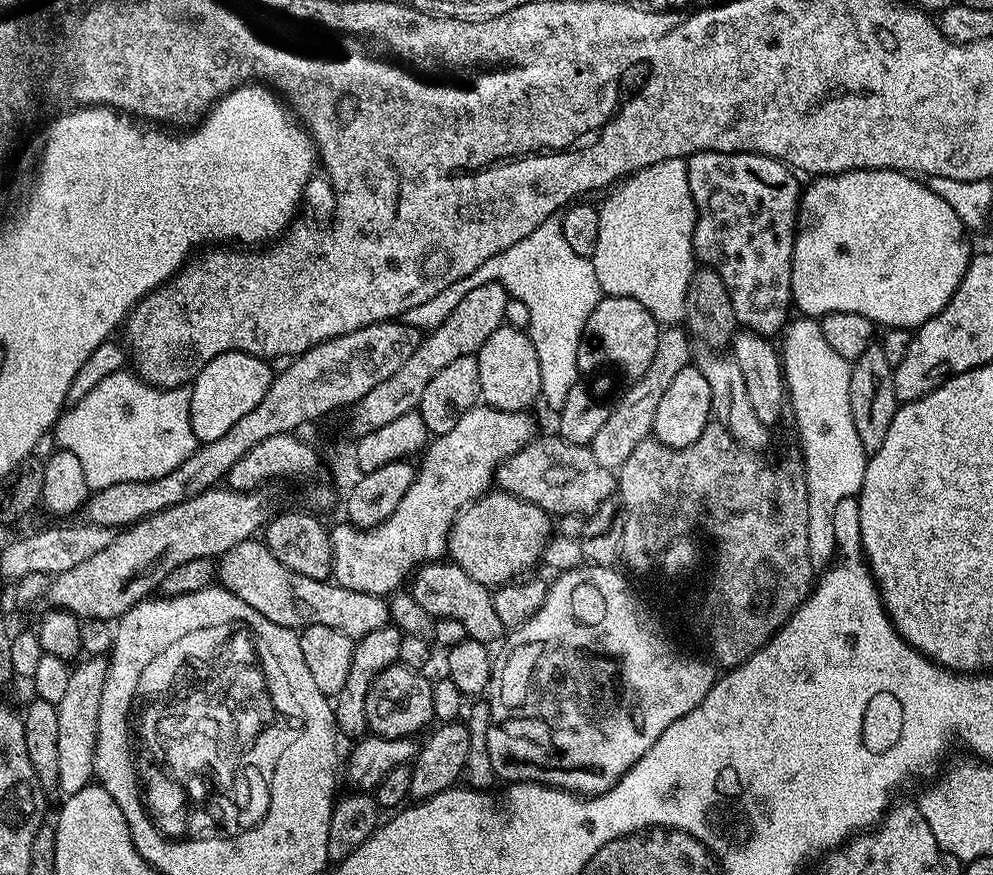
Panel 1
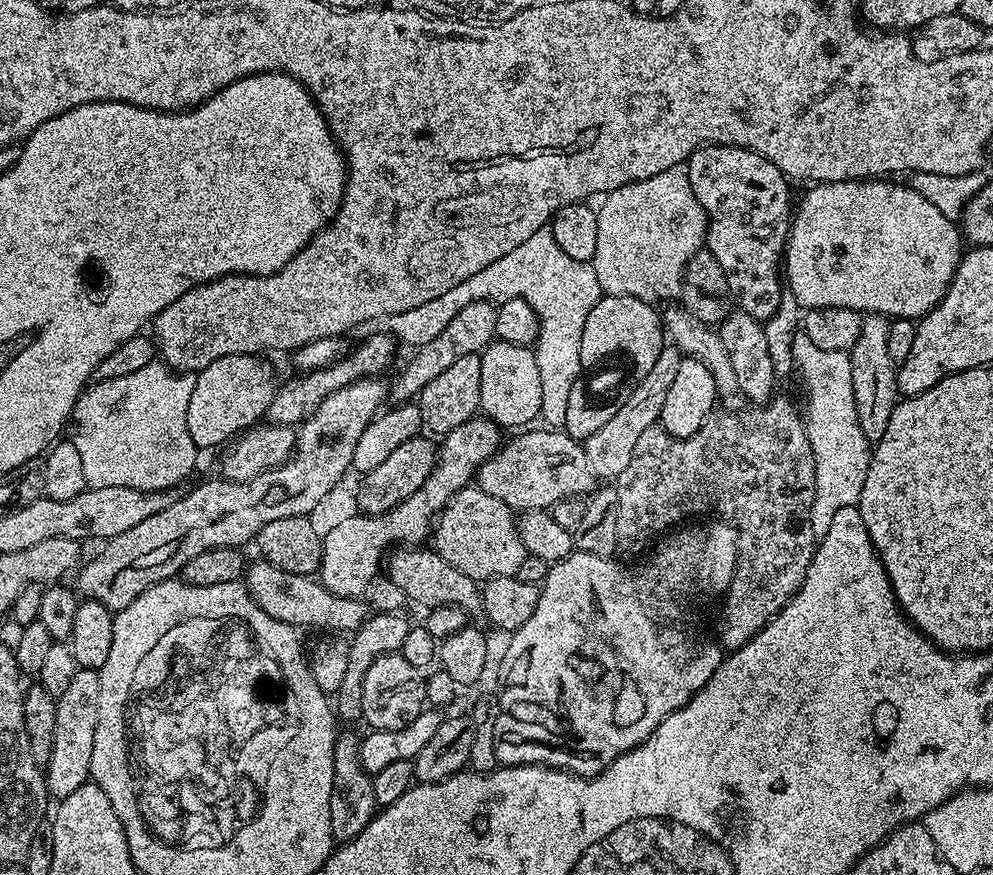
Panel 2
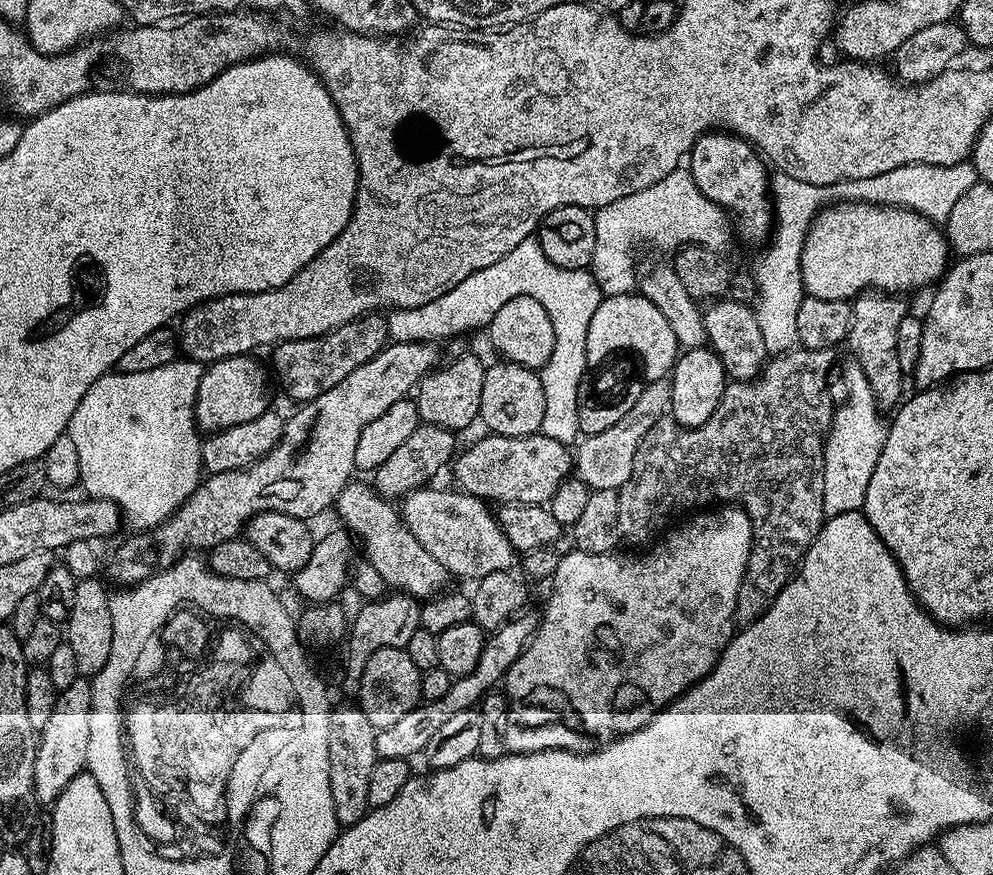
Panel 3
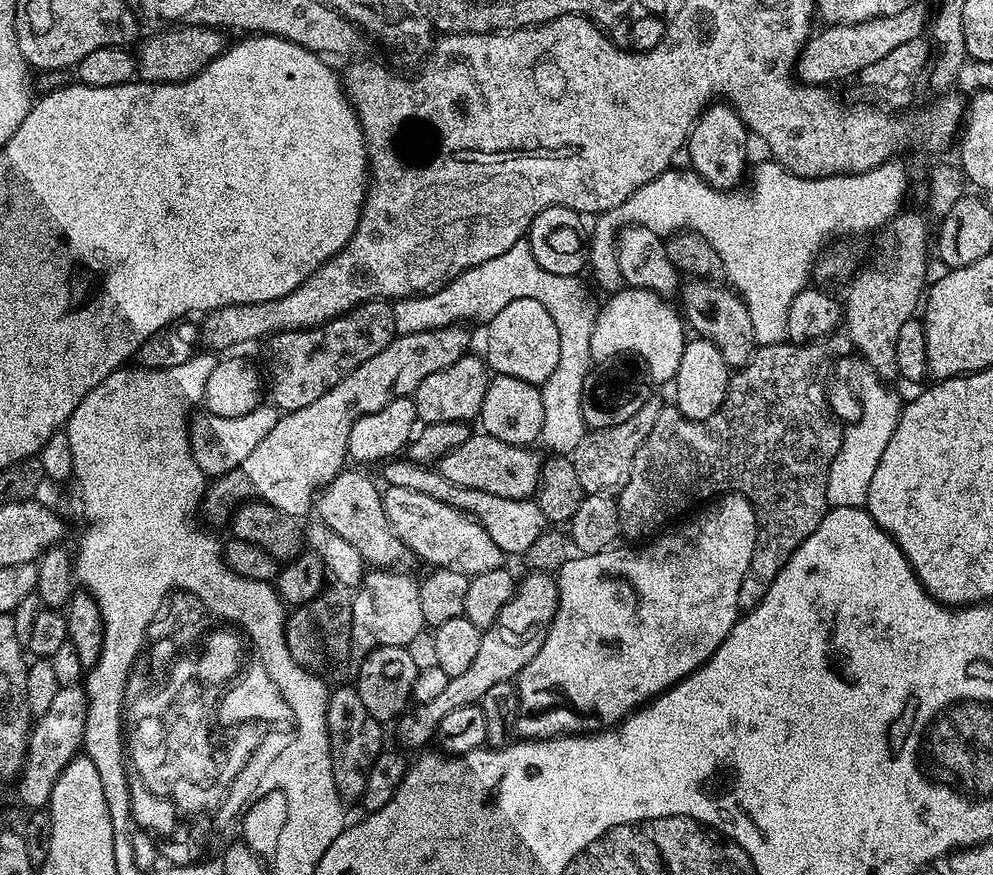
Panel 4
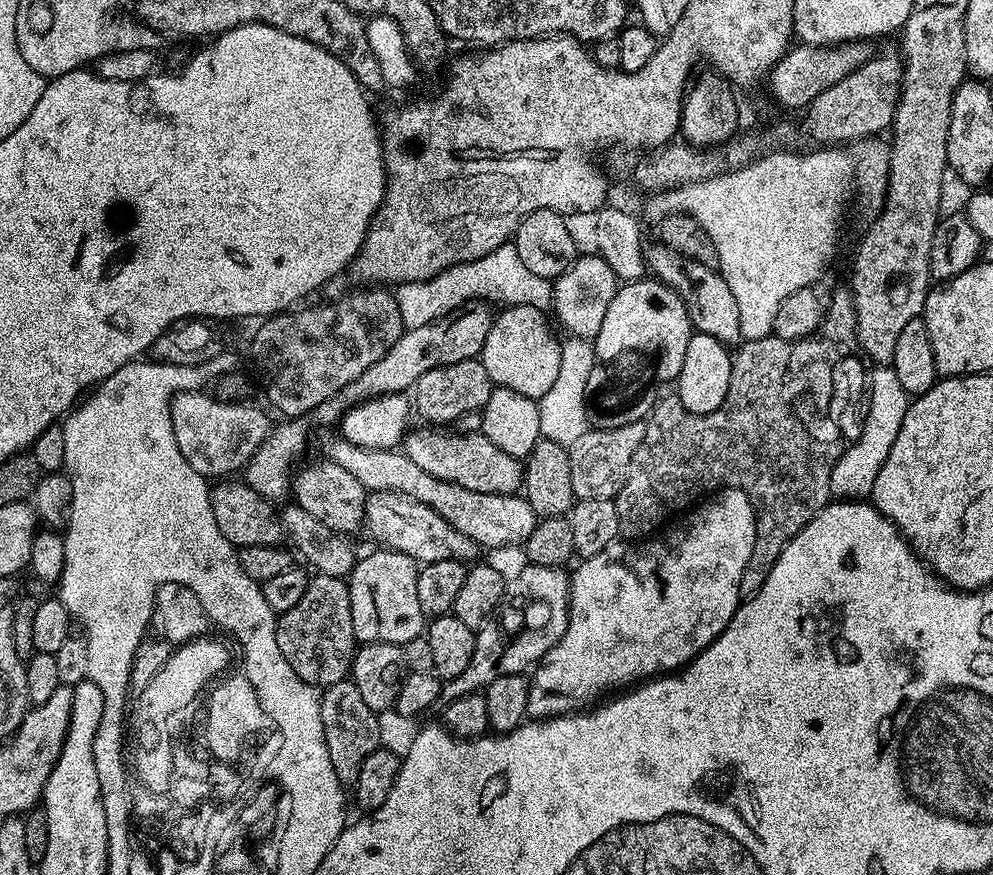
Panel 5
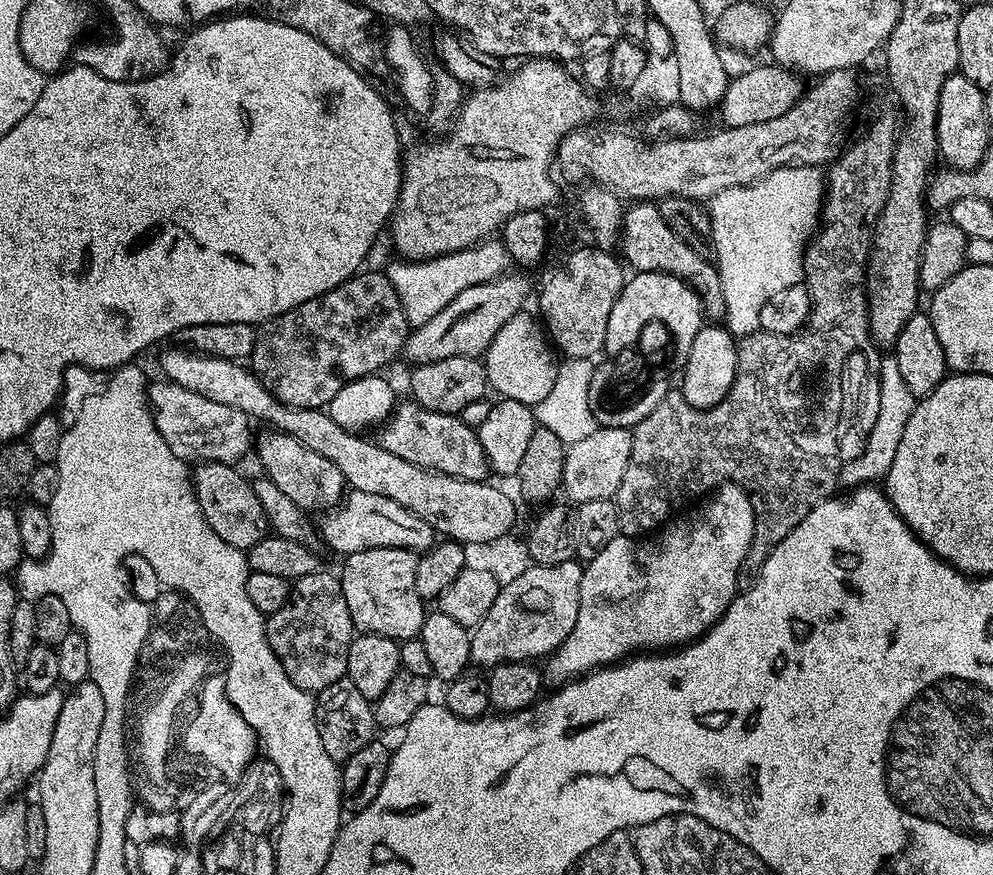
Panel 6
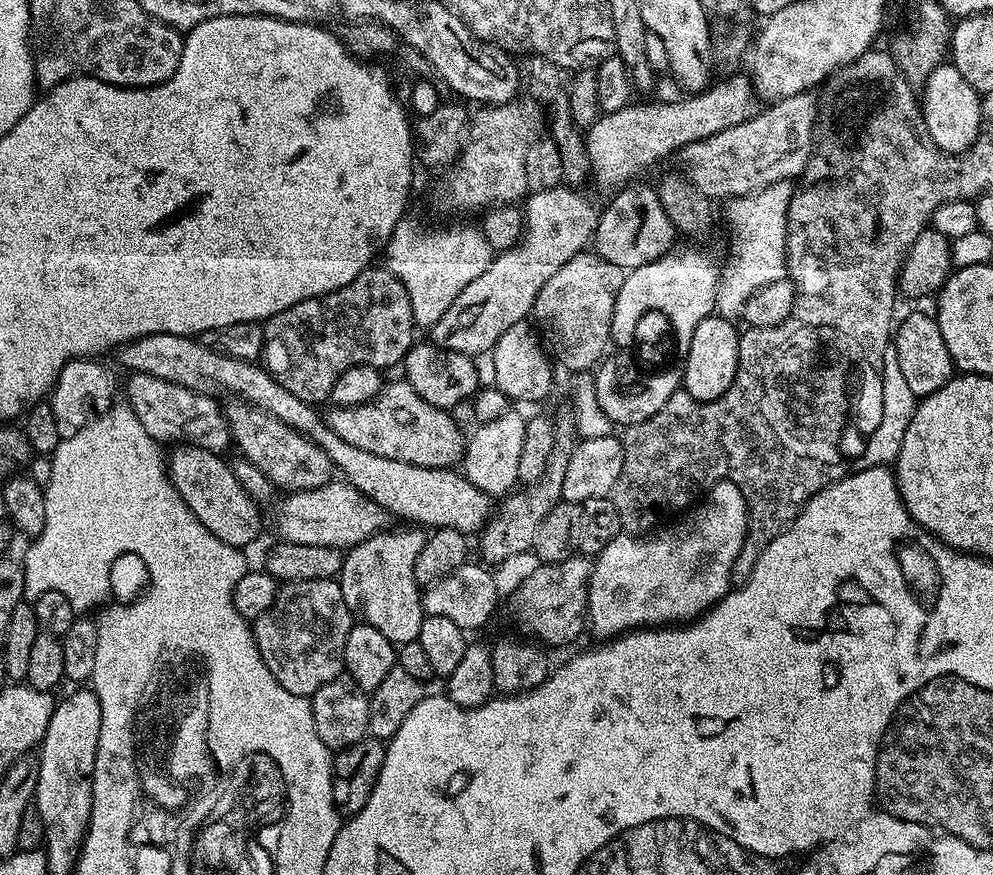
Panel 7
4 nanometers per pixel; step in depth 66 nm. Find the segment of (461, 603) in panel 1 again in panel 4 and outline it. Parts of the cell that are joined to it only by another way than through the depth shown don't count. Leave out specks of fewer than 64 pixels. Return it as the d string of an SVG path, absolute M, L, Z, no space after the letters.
M345 470L335 476L325 488L321 488L315 501L314 512L318 520L332 528L337 536L344 538L358 550L365 565L376 570L396 570L410 560L410 550L394 534L384 513L381 489L367 476L367 471Z

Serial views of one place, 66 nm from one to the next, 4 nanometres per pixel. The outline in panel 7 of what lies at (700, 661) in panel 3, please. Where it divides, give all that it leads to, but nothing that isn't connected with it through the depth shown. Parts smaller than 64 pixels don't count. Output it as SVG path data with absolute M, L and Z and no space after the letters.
M718 480L711 485L708 500L701 499L700 505L689 507L661 536L652 536L656 534L621 534L616 536L610 546L606 546L600 551L600 555L595 557L592 573L588 579L588 619L587 627L592 628L592 632L596 638L615 638L623 633L639 630L642 628L650 628L653 626L679 626L685 622L691 622L697 616L704 615L708 609L713 608L722 597L728 595L733 587L732 583L732 567L734 566L734 558L738 558L738 554L742 550L742 542L748 533L748 511L746 510L746 498L742 498L742 490L738 490L738 486L734 486L734 482L729 480Z

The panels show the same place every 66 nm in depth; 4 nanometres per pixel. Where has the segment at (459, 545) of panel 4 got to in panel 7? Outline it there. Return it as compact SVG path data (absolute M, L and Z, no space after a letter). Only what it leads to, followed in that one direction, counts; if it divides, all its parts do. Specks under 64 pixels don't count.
M329 482L309 492L289 492L276 508L276 532L285 544L330 546L347 550L389 527L384 508L347 482Z

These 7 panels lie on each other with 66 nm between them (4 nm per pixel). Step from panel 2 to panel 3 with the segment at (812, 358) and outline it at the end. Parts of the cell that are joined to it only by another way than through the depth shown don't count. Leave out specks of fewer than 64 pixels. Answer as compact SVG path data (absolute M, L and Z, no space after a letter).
M853 371L852 393L848 401L840 409L833 411L824 437L824 473L822 473L822 506L825 517L859 512L863 509L866 498L866 486L870 486L870 474L874 474L874 466L878 466L878 454L882 454L882 446L888 433L885 421L880 421L881 411L876 407L876 399L862 373Z

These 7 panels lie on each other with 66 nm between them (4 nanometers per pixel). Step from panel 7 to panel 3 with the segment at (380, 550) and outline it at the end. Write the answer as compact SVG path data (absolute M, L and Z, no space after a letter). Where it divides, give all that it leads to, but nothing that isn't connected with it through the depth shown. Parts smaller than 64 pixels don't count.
M387 594L381 597L380 600L367 601L363 606L365 608L357 616L353 615L351 617L350 631L346 636L346 645L348 644L348 665L344 668L344 688L348 692L352 692L352 694L359 693L362 670L366 670L366 662L371 656L378 654L378 650L382 650L383 648L407 648L410 637L421 628L420 604L414 596Z

